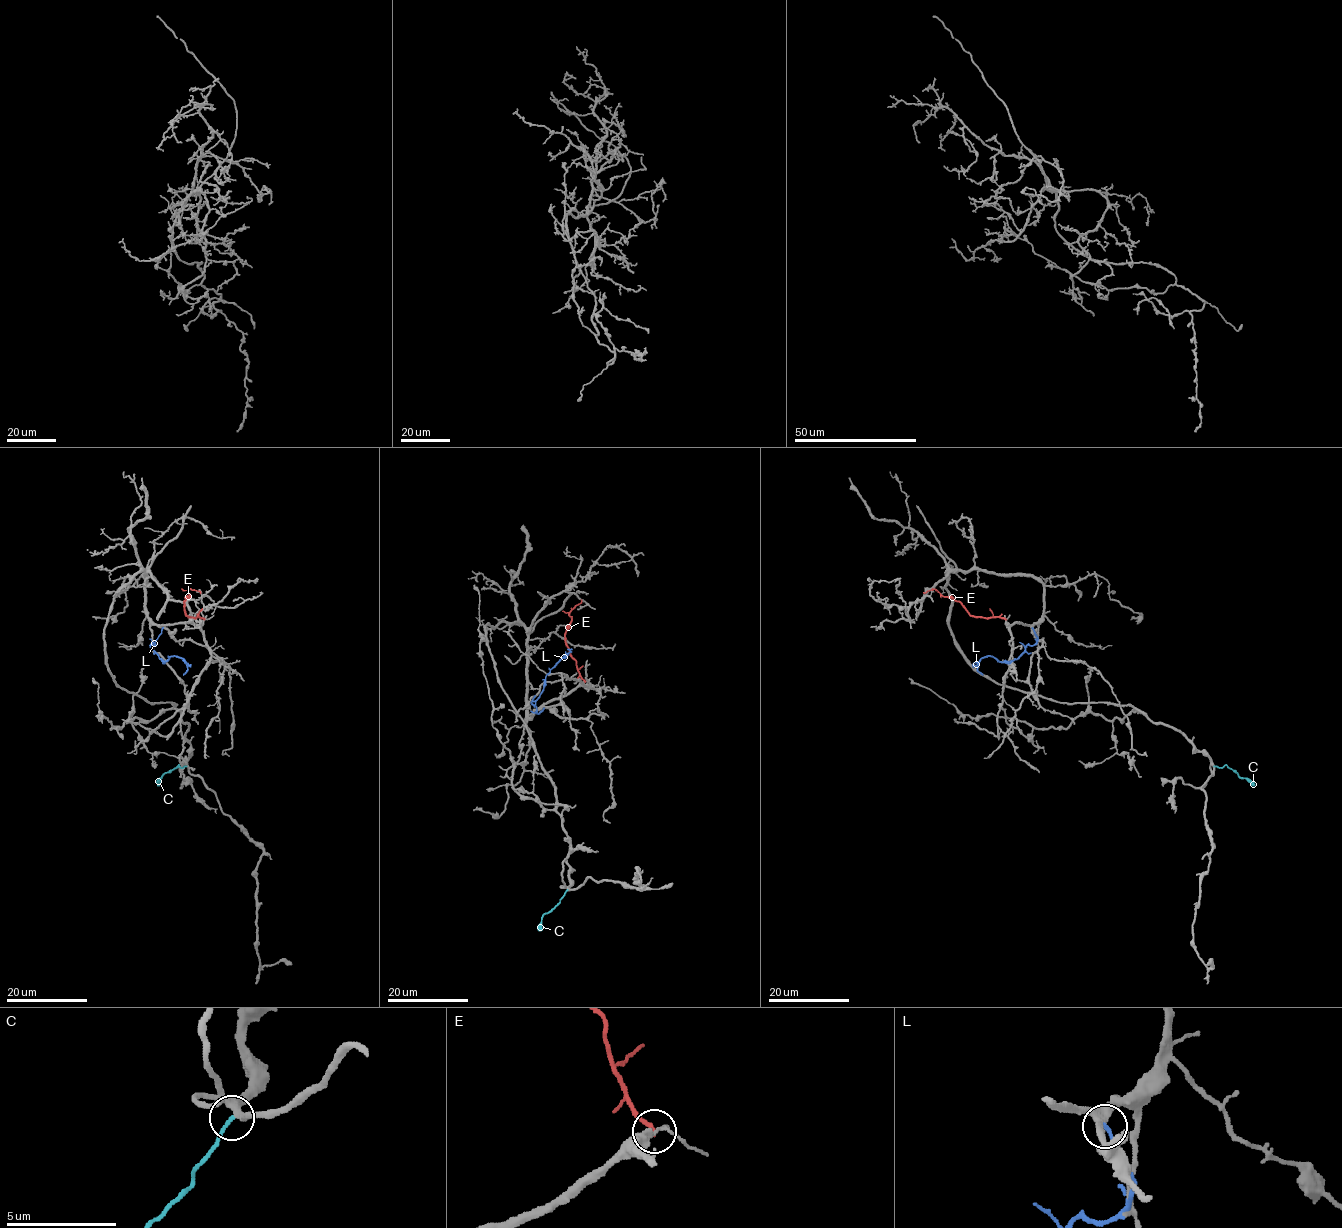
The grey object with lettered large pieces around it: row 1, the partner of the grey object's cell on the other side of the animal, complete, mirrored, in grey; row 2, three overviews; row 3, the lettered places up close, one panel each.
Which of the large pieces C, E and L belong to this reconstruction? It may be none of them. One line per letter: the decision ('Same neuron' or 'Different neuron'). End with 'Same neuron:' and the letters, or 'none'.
C: Same neuron
E: Different neuron
L: Different neuron
Same neuron: C

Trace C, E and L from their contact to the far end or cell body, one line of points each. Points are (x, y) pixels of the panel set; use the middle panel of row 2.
C: (566, 890), (558, 903), (541, 917), (538, 930)
E: (585, 681), (564, 635), (572, 618), (571, 611), (581, 599)
L: (543, 708), (537, 713), (531, 702), (541, 693), (545, 676), (564, 659)

